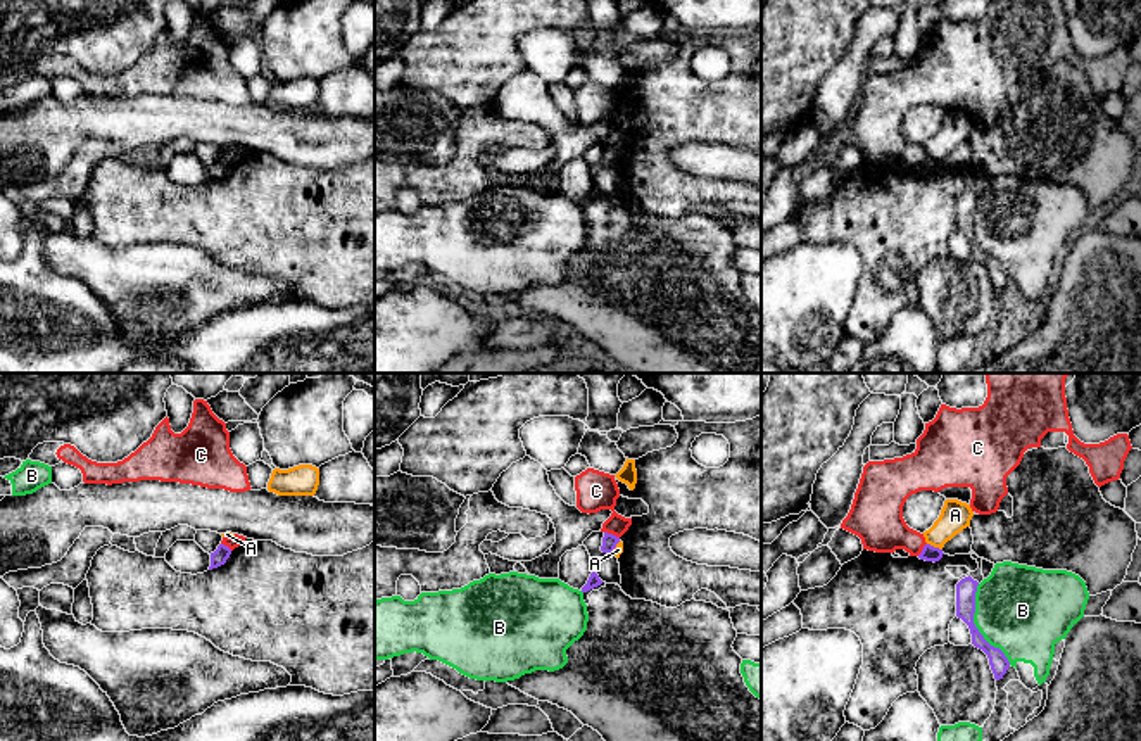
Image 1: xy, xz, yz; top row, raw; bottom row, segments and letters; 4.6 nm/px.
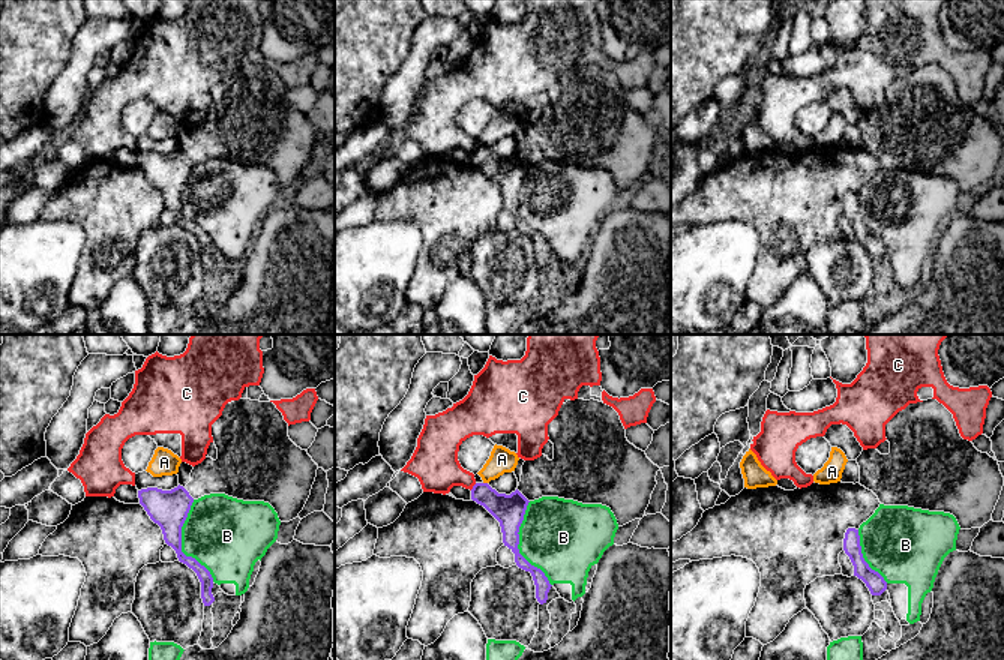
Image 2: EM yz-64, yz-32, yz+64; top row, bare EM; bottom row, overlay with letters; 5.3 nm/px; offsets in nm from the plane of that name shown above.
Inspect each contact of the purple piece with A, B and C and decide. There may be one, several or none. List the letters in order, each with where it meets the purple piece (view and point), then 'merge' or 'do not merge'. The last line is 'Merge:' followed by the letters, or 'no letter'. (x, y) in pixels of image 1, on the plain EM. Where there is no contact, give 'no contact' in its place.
A: yz (932, 159) | do not merge
B: yz (974, 239) | do not merge
C: xz (611, 147) | do not merge
Merge: no letter

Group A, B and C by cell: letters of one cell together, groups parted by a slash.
A / B / C

